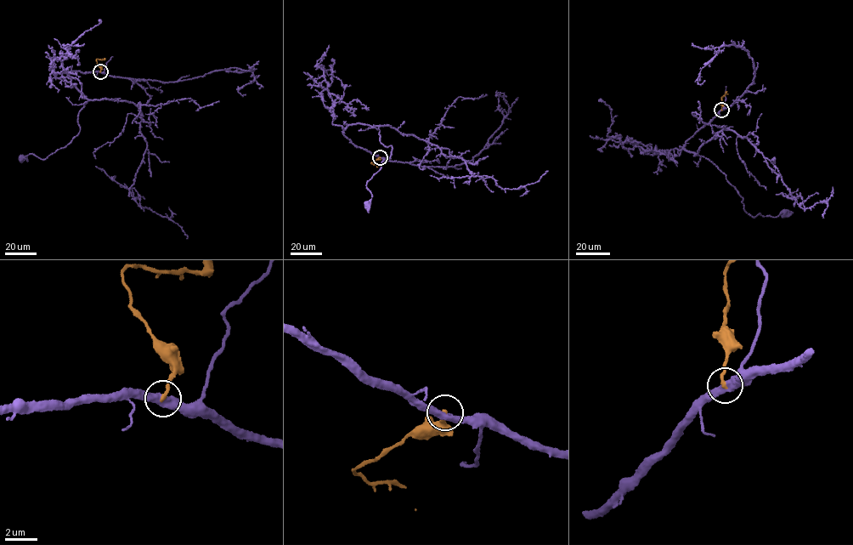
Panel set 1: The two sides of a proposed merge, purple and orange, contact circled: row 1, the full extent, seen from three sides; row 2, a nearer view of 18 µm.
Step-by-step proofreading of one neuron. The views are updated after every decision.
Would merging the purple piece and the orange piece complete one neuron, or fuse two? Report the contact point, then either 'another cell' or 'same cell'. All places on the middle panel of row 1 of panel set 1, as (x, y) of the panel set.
at (380, 157); same cell

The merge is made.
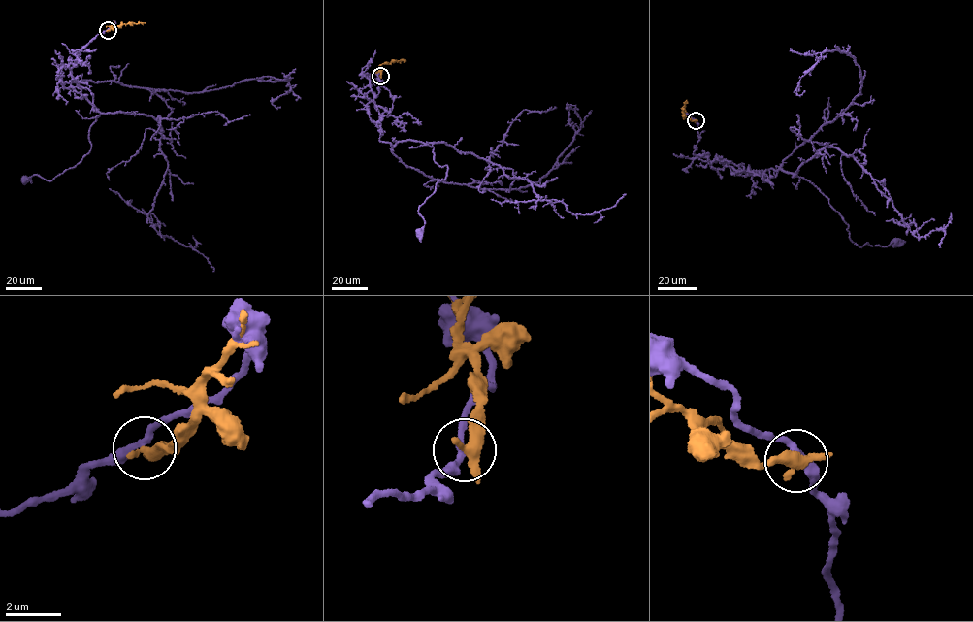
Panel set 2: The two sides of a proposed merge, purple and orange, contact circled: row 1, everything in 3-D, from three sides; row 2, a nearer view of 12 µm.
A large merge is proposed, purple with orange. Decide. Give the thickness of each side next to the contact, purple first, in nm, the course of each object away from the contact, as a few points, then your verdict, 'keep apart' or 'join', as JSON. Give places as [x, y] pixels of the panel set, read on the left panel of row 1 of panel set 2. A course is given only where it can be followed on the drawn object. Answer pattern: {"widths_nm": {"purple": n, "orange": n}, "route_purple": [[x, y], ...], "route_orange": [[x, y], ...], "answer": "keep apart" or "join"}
{"widths_nm": {"purple": 240, "orange": 550}, "route_purple": [[108, 30], [80, 50], [72, 80], [60, 82], [100, 112], [88, 135], [89, 152], [50, 180], [23, 179]], "route_orange": [[108, 30], [113, 25], [145, 23]], "answer": "keep apart"}

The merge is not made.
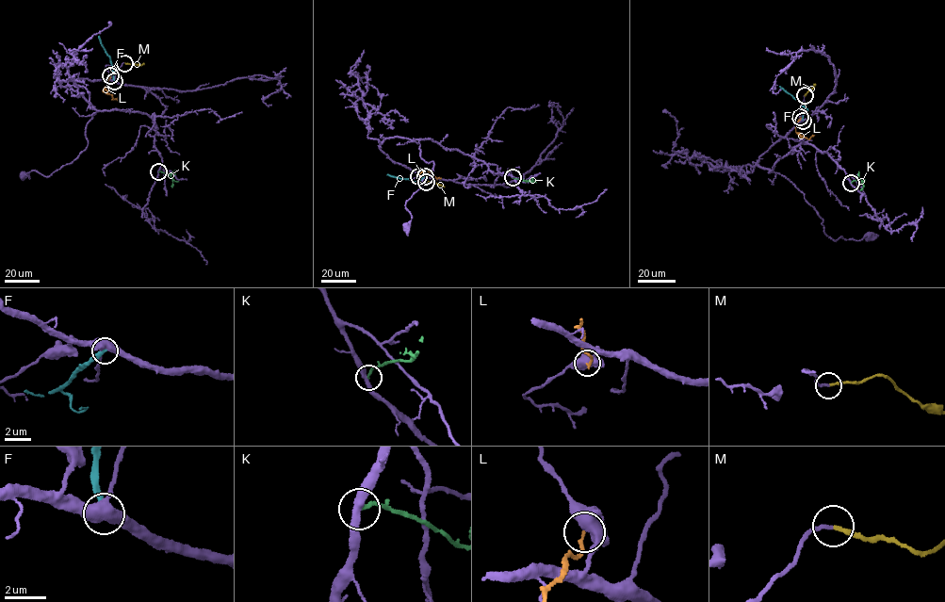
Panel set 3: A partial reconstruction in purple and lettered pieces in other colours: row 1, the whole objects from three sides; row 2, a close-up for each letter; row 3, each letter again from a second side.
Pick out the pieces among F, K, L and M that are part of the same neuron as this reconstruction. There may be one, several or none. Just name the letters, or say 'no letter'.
M

